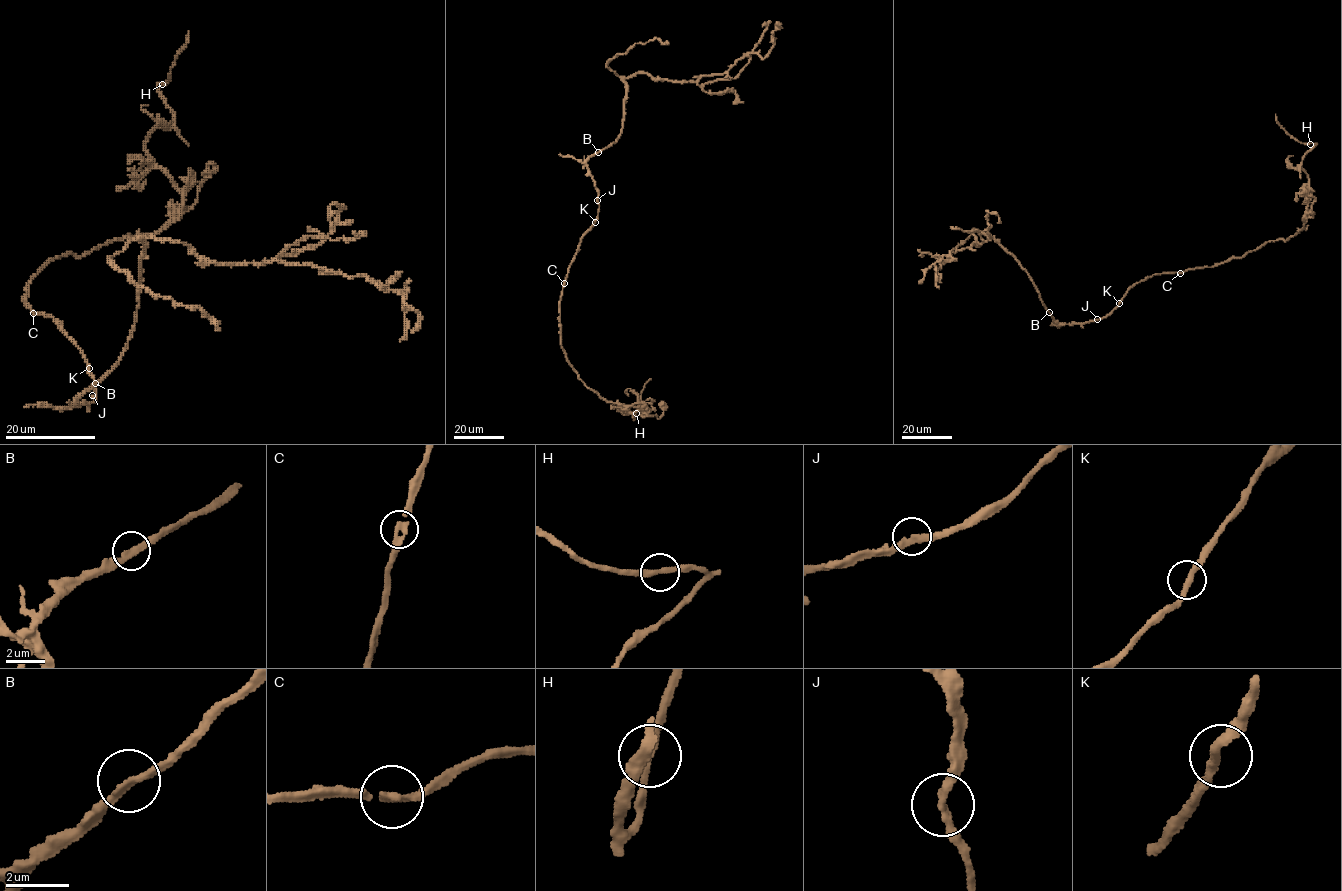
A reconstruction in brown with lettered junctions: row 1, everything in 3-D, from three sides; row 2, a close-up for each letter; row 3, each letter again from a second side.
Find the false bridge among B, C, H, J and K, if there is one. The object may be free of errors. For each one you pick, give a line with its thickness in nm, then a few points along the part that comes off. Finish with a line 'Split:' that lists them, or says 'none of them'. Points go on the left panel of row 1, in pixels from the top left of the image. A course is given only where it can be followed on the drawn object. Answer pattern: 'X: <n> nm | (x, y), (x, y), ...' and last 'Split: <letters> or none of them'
Split: none of them

